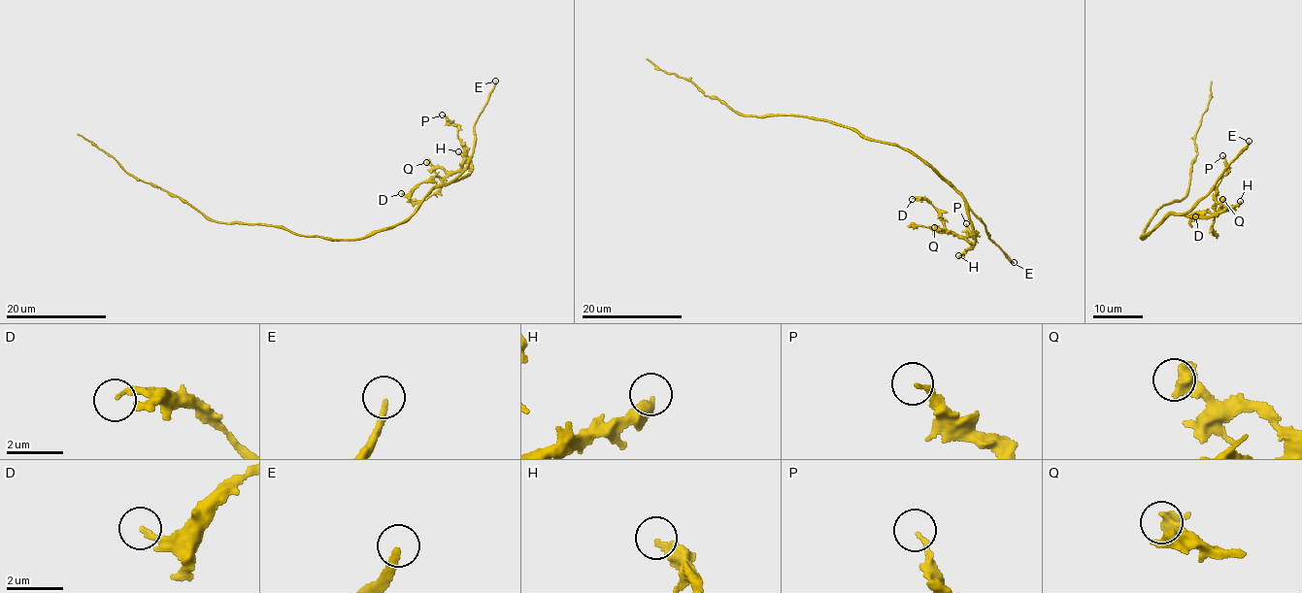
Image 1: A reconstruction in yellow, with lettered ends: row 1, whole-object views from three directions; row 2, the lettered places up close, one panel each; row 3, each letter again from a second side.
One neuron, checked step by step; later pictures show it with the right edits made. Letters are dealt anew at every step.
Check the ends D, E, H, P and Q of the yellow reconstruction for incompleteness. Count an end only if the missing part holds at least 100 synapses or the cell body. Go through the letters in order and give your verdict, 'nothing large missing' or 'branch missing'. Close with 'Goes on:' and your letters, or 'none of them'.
D: nothing large missing
E: branch missing
H: nothing large missing
P: nothing large missing
Q: nothing large missing
Goes on: E

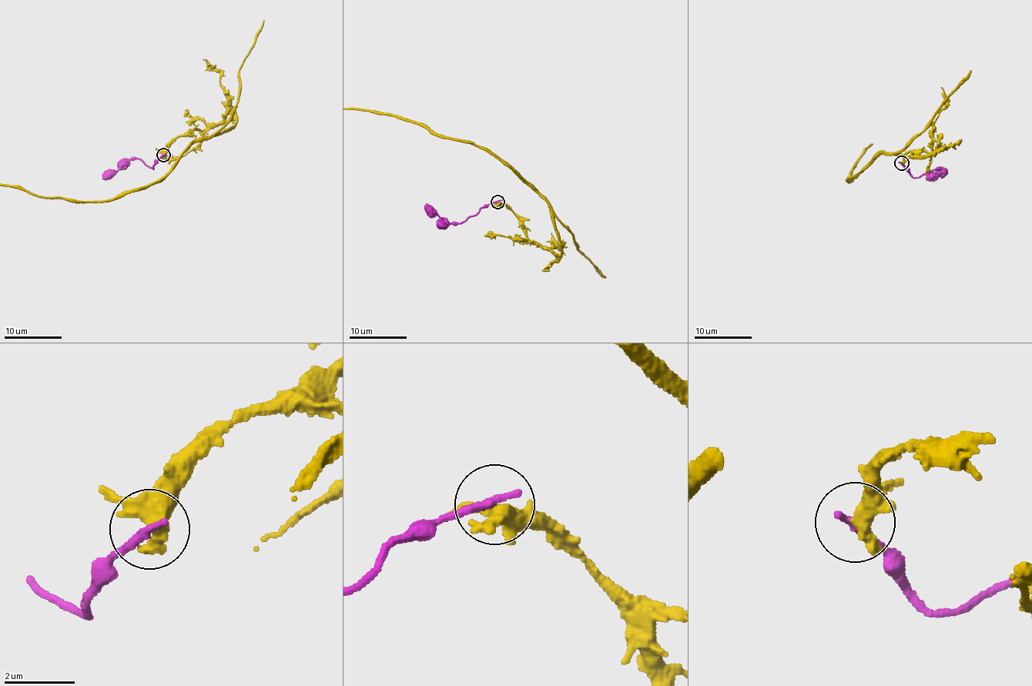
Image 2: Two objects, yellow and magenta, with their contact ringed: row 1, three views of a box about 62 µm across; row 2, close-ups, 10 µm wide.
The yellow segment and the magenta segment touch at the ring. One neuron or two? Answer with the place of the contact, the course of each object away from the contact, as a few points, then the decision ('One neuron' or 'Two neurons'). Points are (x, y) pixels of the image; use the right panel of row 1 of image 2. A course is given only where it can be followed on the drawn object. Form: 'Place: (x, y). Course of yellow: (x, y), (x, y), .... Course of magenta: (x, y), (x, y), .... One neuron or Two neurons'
Place: (902, 163). Course of magenta: (902, 162), (906, 172), (913, 177), (937, 167), (934, 175), (929, 173), (925, 177). Two neurons

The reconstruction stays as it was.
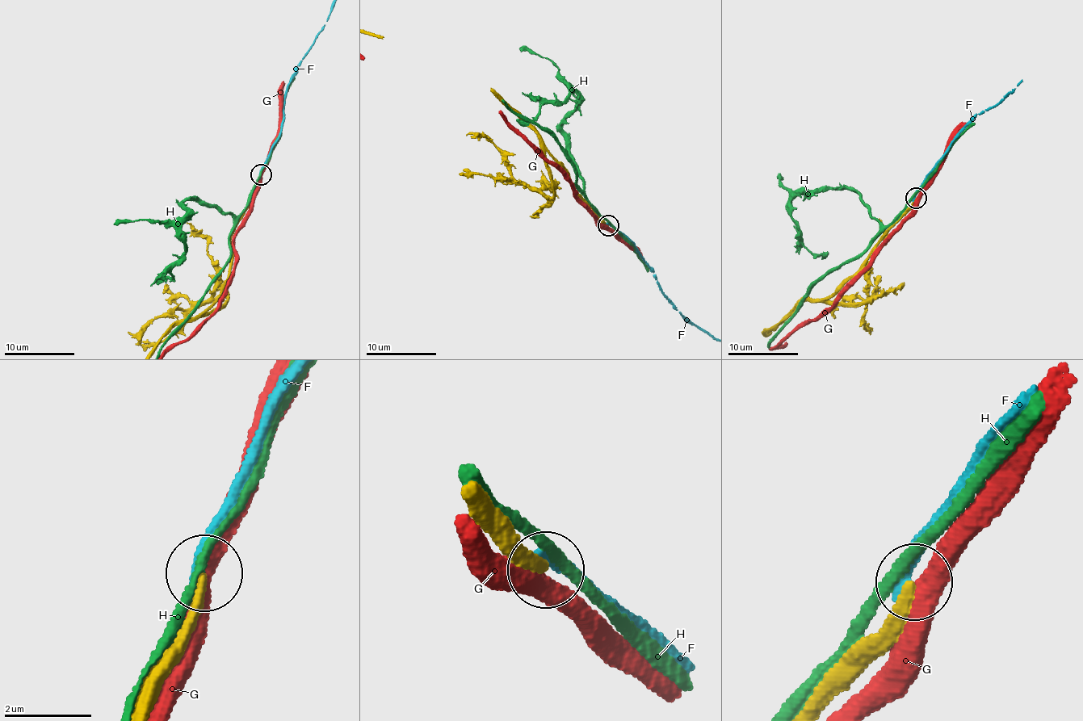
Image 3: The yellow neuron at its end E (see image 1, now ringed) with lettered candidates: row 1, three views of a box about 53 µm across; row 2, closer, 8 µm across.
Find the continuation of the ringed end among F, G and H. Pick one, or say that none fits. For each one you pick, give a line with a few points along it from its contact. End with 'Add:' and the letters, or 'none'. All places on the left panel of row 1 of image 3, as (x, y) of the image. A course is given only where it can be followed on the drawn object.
Add: none

